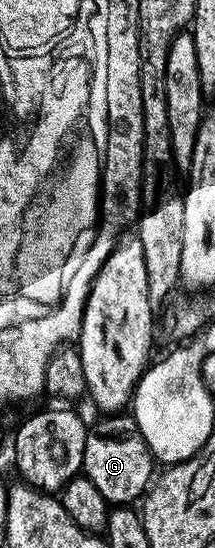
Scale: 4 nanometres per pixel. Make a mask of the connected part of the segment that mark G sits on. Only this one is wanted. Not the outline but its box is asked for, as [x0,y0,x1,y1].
[81,412,156,504]

